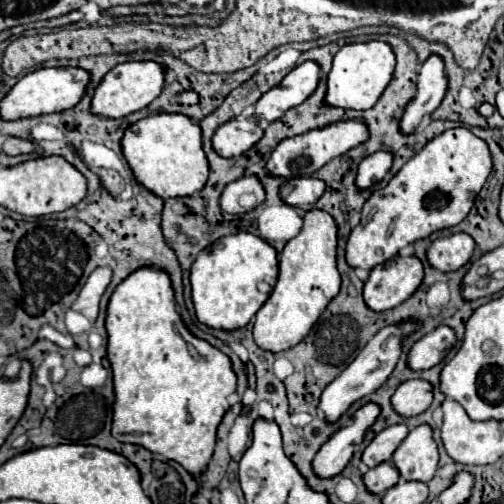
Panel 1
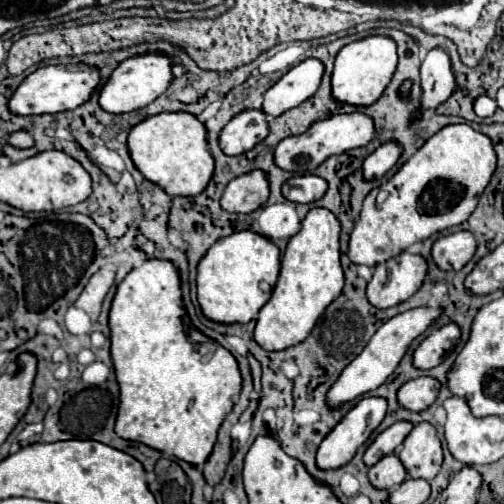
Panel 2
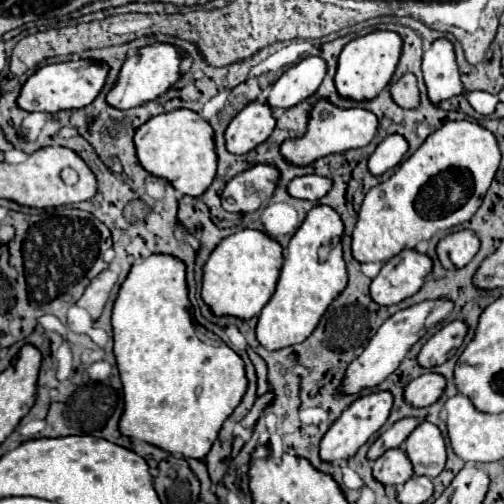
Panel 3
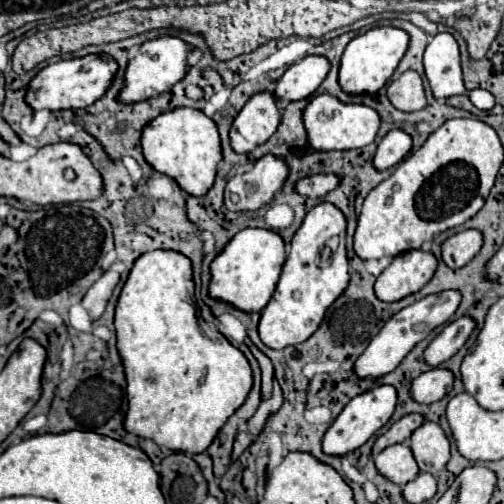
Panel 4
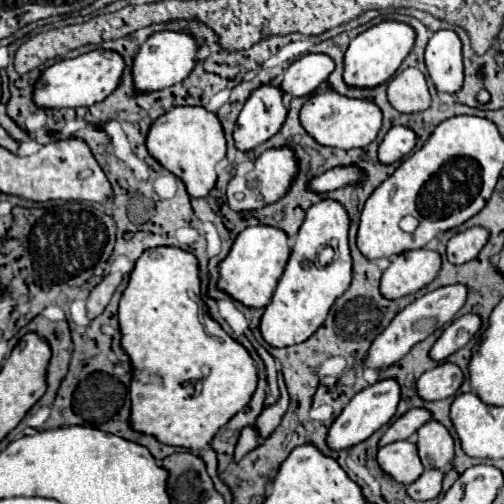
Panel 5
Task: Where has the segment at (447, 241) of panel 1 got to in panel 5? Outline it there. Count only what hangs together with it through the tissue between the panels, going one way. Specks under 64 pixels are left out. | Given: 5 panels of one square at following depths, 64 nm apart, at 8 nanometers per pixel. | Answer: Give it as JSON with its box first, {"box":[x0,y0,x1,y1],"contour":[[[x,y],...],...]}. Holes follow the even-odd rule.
{"box":[446,226,490,264],"contour":[[[474,226],[456,234],[454,238],[450,238],[446,248],[448,260],[452,264],[464,264],[474,260],[480,254],[480,250],[486,246],[488,238],[490,238],[490,232],[482,226]]]}

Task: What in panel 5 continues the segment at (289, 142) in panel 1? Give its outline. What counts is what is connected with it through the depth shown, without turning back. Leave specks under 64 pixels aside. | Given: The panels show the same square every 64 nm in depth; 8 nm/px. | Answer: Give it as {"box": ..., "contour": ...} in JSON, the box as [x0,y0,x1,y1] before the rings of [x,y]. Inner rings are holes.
{"box":[300,90,382,148],"contour":[[[336,90],[328,92],[316,92],[308,98],[308,102],[300,110],[300,122],[304,130],[322,146],[332,146],[332,148],[362,148],[368,146],[380,126],[382,126],[382,110],[366,98],[348,98],[338,94]]]}

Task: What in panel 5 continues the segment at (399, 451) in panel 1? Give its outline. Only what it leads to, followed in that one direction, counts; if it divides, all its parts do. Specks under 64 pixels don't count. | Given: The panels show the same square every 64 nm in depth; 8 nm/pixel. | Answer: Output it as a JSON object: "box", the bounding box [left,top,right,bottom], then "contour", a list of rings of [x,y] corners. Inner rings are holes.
{"box":[418,420,454,470],"contour":[[[430,420],[418,430],[418,454],[424,468],[446,470],[454,458],[454,438],[444,424]]]}

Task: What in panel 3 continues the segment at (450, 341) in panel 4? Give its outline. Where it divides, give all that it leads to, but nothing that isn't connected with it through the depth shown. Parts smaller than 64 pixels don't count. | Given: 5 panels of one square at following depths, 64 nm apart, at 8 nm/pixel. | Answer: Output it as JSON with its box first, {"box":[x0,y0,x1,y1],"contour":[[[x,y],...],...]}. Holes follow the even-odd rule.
{"box":[418,320,468,368],"contour":[[[454,320],[446,324],[442,330],[438,330],[420,350],[418,362],[424,368],[434,368],[444,364],[448,358],[452,358],[458,348],[462,346],[464,338],[468,334],[468,324],[462,320]]]}

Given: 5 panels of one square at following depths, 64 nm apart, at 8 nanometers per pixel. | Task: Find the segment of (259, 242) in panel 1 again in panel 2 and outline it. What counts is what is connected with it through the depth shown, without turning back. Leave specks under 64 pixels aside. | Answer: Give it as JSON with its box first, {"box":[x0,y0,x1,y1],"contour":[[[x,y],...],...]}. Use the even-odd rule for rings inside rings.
{"box":[198,230,280,324],"contour":[[[242,230],[220,238],[198,264],[198,302],[206,318],[214,322],[246,324],[258,318],[260,308],[270,300],[280,274],[280,250],[262,234]]]}

